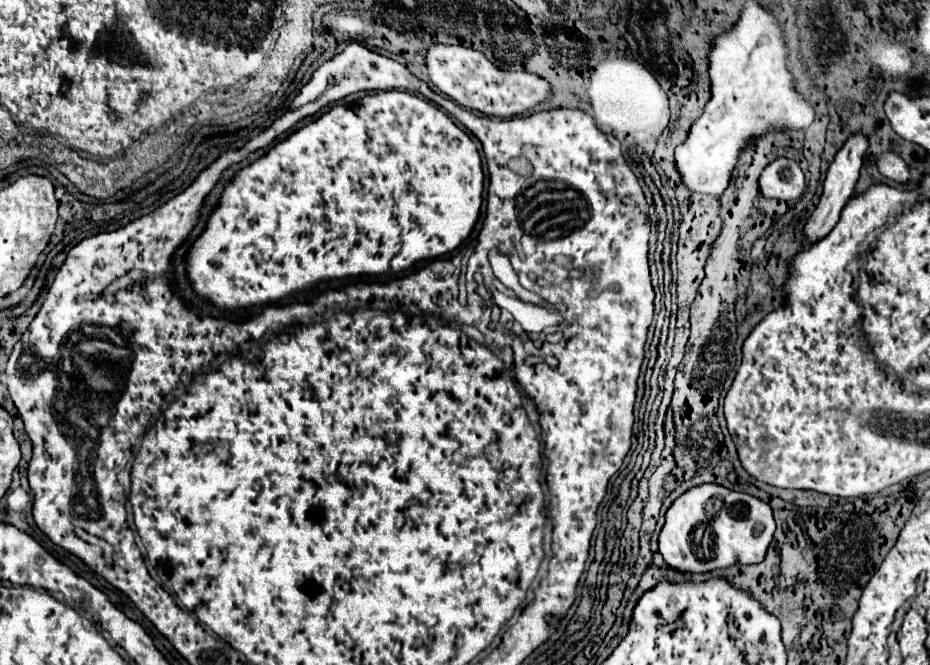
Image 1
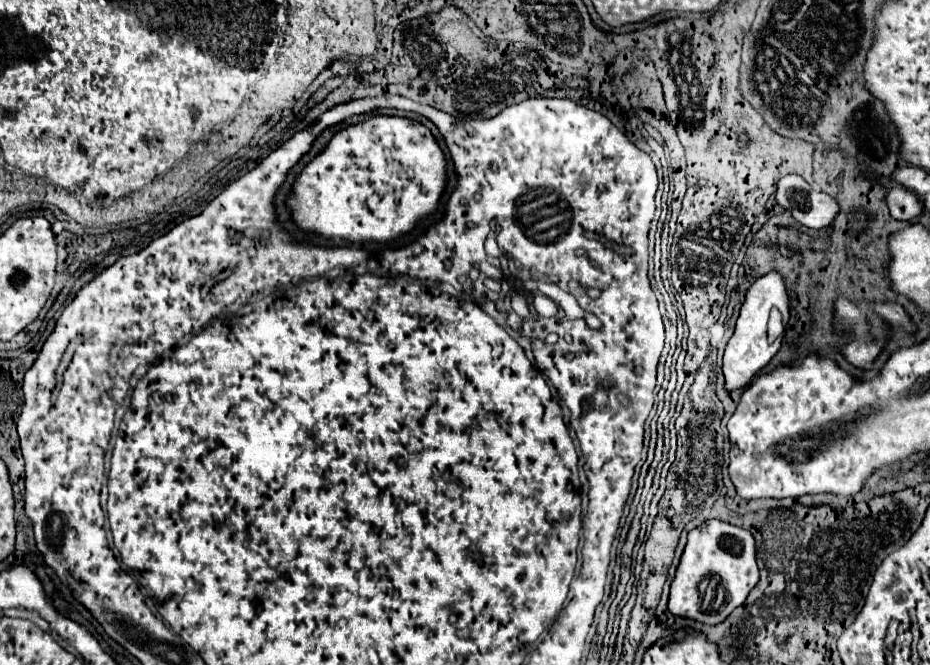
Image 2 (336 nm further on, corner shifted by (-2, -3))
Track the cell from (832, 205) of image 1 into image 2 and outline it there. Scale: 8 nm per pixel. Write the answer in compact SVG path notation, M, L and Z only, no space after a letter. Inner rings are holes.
M770 271L766 275L762 275L760 279L756 279L748 293L746 293L746 303L740 309L740 317L736 321L736 329L732 339L726 345L724 351L724 377L726 377L726 389L740 389L744 385L748 385L754 375L758 375L768 363L770 359L776 355L776 351L780 349L782 337L778 337L774 343L768 341L768 333L766 333L766 323L768 323L768 313L772 307L778 307L782 311L784 321L788 323L790 313L788 313L788 293L786 293L786 281L778 271Z

